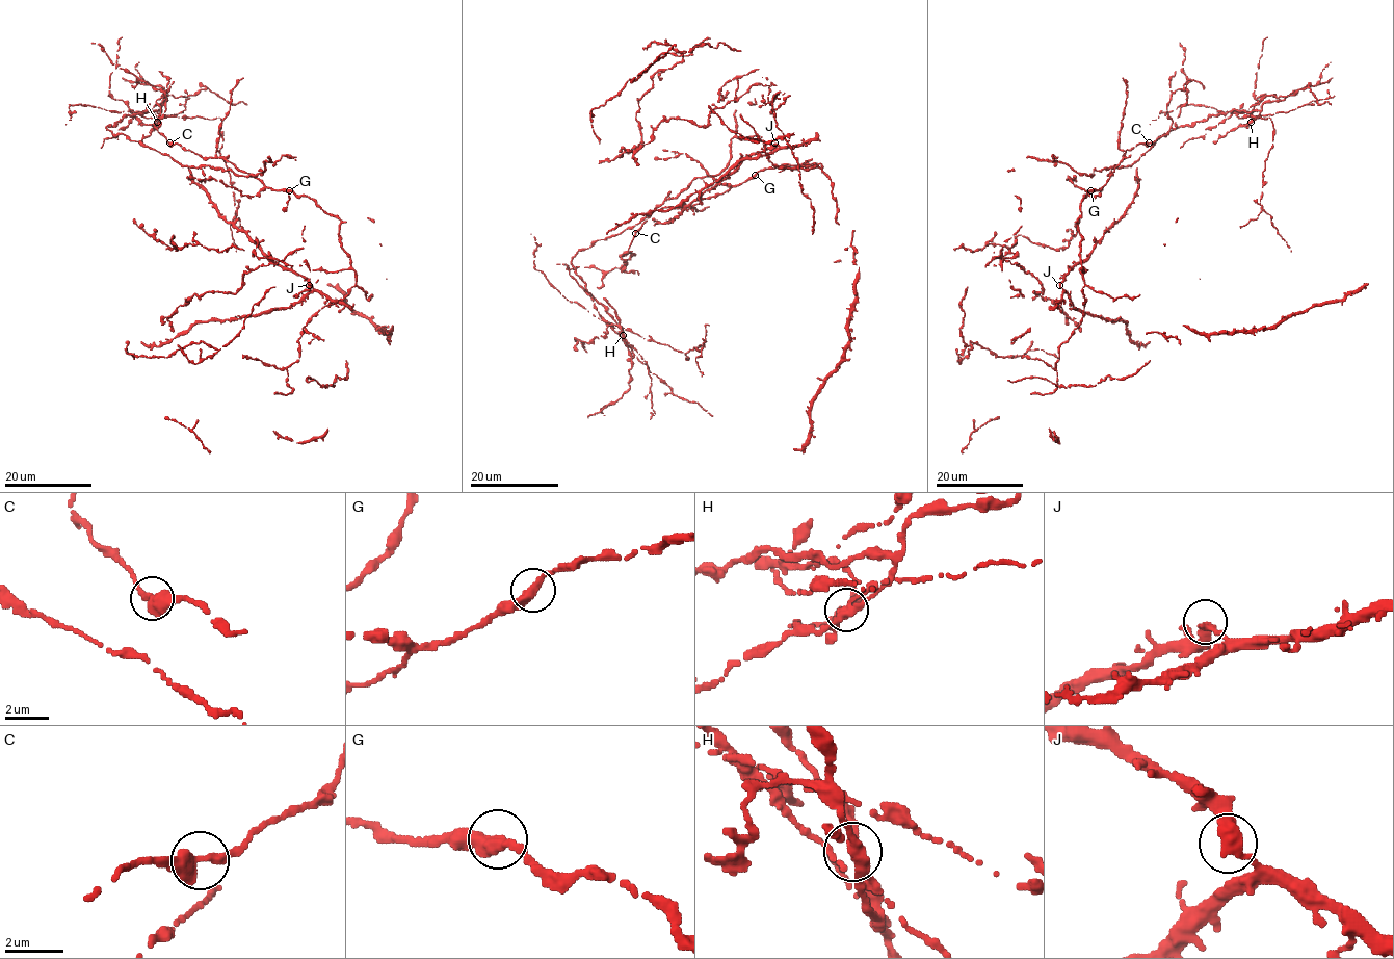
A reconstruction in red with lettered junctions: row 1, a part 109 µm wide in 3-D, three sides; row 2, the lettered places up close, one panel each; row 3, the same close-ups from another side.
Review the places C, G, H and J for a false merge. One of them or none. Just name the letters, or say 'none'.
H

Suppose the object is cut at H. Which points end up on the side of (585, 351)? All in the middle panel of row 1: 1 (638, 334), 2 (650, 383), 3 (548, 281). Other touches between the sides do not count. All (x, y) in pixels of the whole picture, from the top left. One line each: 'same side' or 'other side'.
1: other side
2: other side
3: other side

